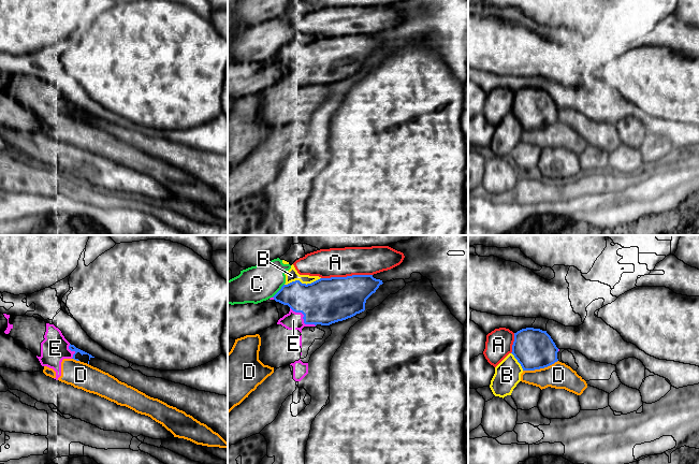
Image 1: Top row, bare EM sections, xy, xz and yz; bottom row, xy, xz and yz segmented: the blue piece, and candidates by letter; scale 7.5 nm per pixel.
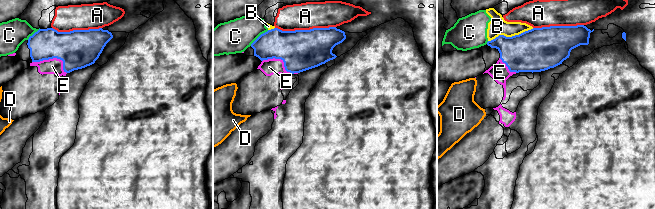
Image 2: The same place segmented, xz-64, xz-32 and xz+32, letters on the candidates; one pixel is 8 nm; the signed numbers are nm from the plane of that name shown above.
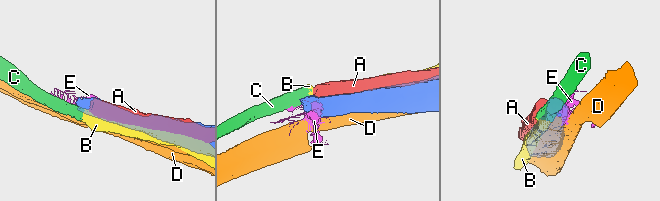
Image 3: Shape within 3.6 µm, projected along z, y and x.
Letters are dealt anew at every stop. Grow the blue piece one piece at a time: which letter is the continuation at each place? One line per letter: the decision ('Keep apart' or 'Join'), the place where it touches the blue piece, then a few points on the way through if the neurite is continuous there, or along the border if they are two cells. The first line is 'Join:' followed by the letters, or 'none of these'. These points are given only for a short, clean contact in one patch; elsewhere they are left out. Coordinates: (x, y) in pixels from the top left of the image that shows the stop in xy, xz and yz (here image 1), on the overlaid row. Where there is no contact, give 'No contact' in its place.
Join: E
A: Keep apart. Touches blue at xz (347, 276)
B: Keep apart. Touches blue at xz (302, 284)
C: Keep apart. Touches blue at xz (279, 290). Boundary: xz (284, 284), (272, 296)
D: Keep apart. Touches blue at yz (540, 367)
E: Join. Touches blue at xz (303, 318)

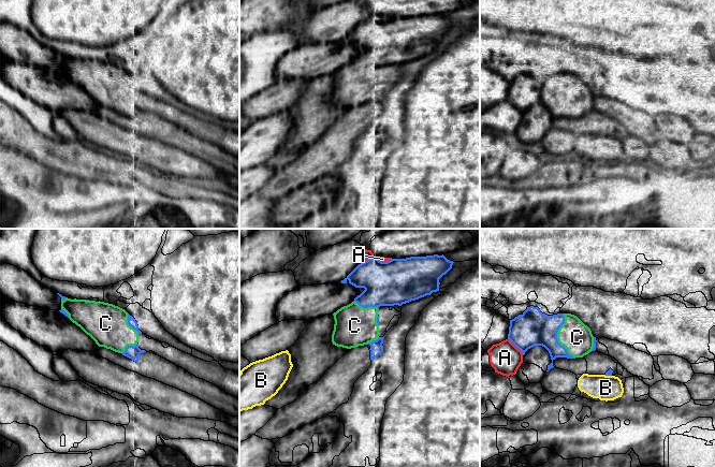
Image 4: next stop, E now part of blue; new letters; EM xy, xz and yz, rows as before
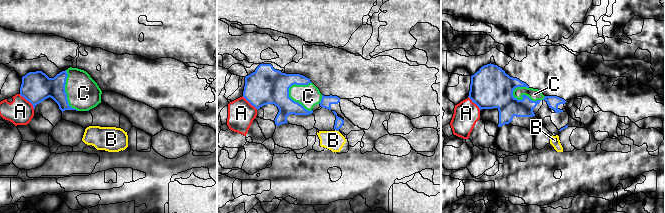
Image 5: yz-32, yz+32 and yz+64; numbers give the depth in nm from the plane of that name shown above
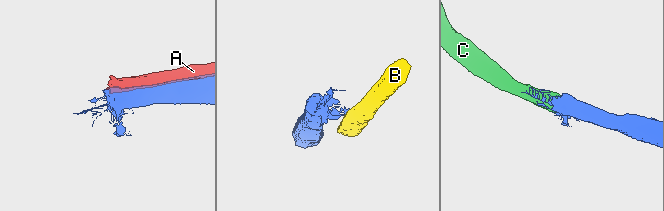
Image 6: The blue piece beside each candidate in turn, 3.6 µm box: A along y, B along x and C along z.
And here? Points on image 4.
Join: C
A: Keep apart. Touches blue at yz (516, 347)
B: Keep apart. Touches blue at yz (608, 375)
C: Join. Touches blue at yz (556, 336)

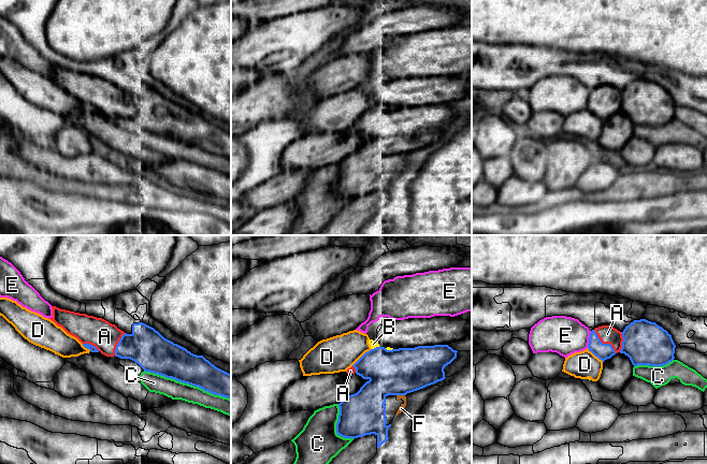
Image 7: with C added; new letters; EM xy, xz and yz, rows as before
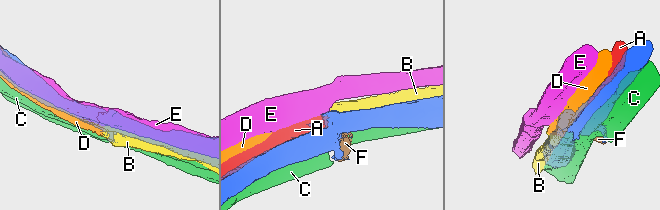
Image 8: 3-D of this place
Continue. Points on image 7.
Join: none of these
A: Keep apart. Touches blue at yz (604, 344)
B: Keep apart. Touches blue at xz (376, 347)
C: Keep apart. Touches blue at xy (187, 382)
D: Keep apart. Touches blue at xz (362, 356). Boundary: xz (371, 349), (365, 351), (351, 365)
E: Keep apart. Touches blue at yz (589, 339). Boundary: yz (591, 331), (587, 347)
F: Keep apart. Touches blue at xz (401, 394)

